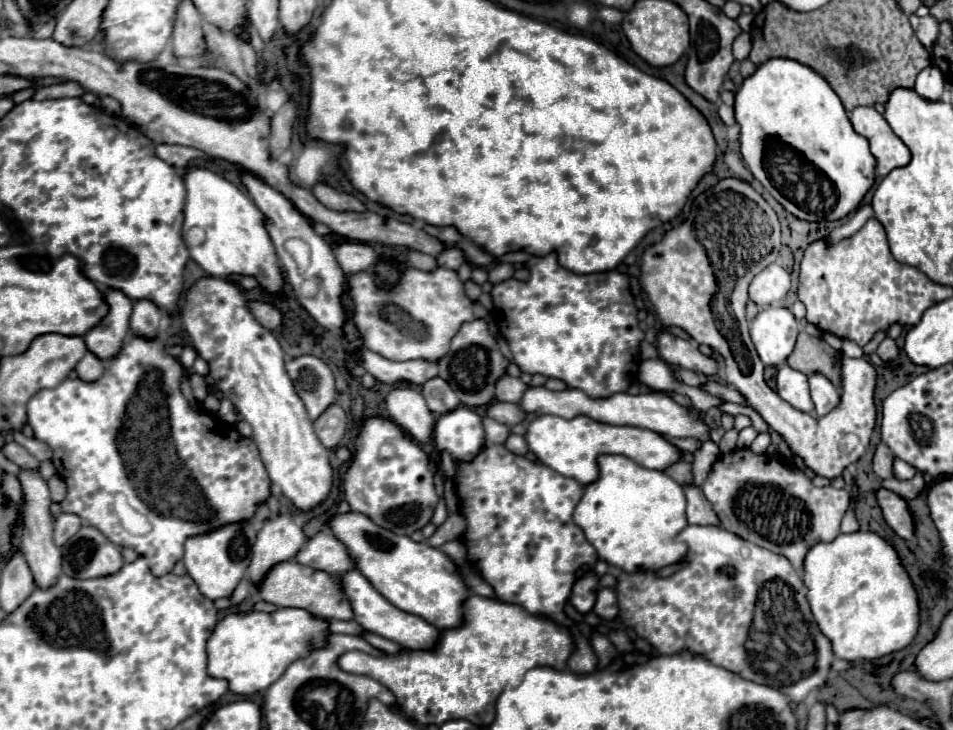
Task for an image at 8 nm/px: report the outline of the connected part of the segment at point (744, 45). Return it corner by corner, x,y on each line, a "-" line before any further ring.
739,33
737,39
735,39
735,49
733,49
733,55
737,61
743,61
747,59
751,53
751,35
749,33

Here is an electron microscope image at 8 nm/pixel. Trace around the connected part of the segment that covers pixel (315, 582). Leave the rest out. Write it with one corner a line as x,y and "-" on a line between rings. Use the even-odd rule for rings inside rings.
285,561
277,563
269,569
269,573
263,577
263,581
255,587
261,601
273,603
277,607
297,607
305,609
311,615
325,617
325,619
339,619
339,621
351,621
353,611
345,599
341,599
341,591
337,591
337,583
333,583
333,575
325,571
313,571
311,567
301,567
299,563

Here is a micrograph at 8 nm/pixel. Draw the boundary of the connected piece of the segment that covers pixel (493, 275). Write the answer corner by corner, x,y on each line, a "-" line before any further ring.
498,263
490,272
488,271
488,281
491,284
499,283
511,277
513,277
513,265
509,263

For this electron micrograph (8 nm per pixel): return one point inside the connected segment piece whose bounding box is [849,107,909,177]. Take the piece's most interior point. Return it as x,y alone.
888,150

